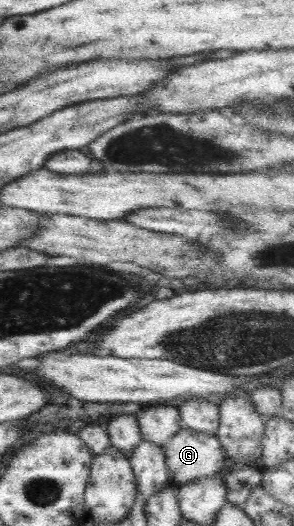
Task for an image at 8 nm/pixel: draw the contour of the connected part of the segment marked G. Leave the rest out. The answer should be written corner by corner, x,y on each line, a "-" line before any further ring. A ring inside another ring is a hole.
180,427
180,431
175,433
163,446
166,465
170,480
177,485
187,484
192,480
205,478
207,476
222,475
228,465
227,456
216,436
189,430

